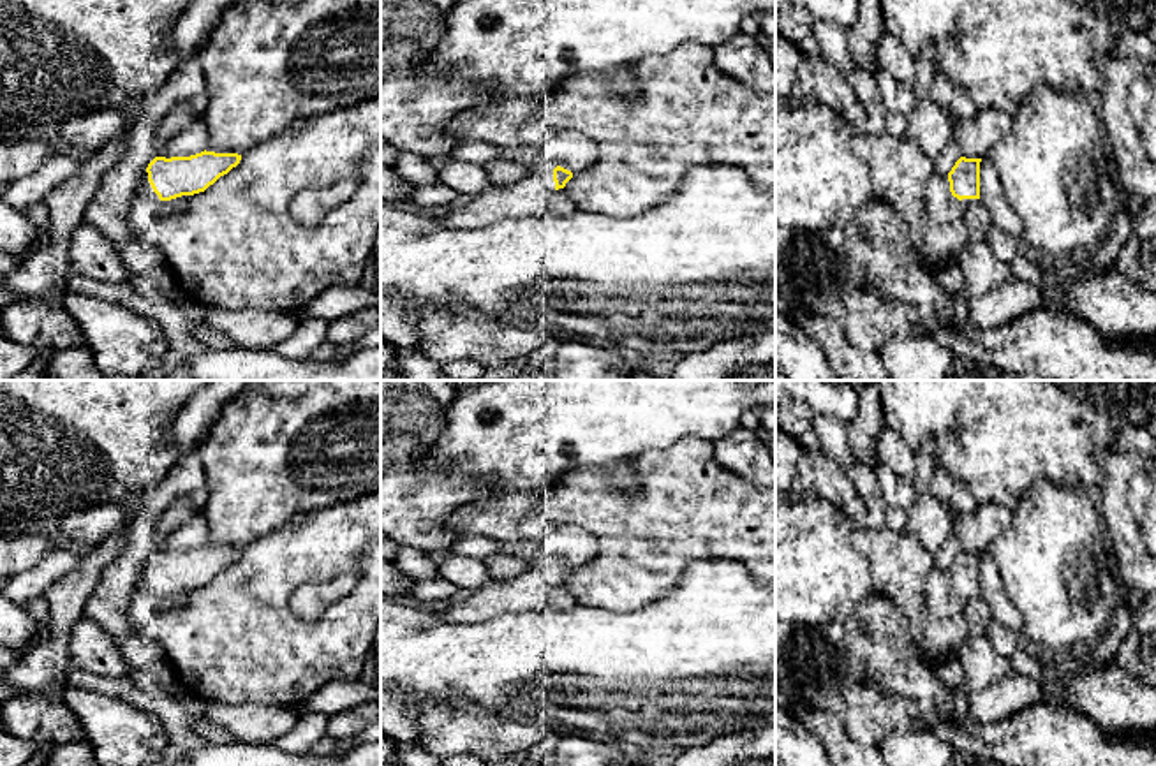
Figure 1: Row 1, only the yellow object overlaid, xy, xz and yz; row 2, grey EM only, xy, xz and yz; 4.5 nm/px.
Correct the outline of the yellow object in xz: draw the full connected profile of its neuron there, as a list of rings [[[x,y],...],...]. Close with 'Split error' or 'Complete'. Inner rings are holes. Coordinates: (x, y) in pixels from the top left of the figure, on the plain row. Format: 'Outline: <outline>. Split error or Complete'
Outline: [[[557,560],[511,579],[490,579],[441,615],[451,622],[486,622],[506,613],[534,611],[545,604],[546,592],[571,572],[571,565]]]. Split error

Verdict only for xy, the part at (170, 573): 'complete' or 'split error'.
split error

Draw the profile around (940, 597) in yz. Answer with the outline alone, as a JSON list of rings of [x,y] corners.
[[[936,569],[929,578],[929,606],[937,613],[955,613],[962,608],[950,586],[948,571]]]

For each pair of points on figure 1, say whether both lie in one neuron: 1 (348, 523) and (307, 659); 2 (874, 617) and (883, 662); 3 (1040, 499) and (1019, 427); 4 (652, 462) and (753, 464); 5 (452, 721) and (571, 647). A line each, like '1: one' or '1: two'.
1: one
2: one
3: two
4: two
5: two

